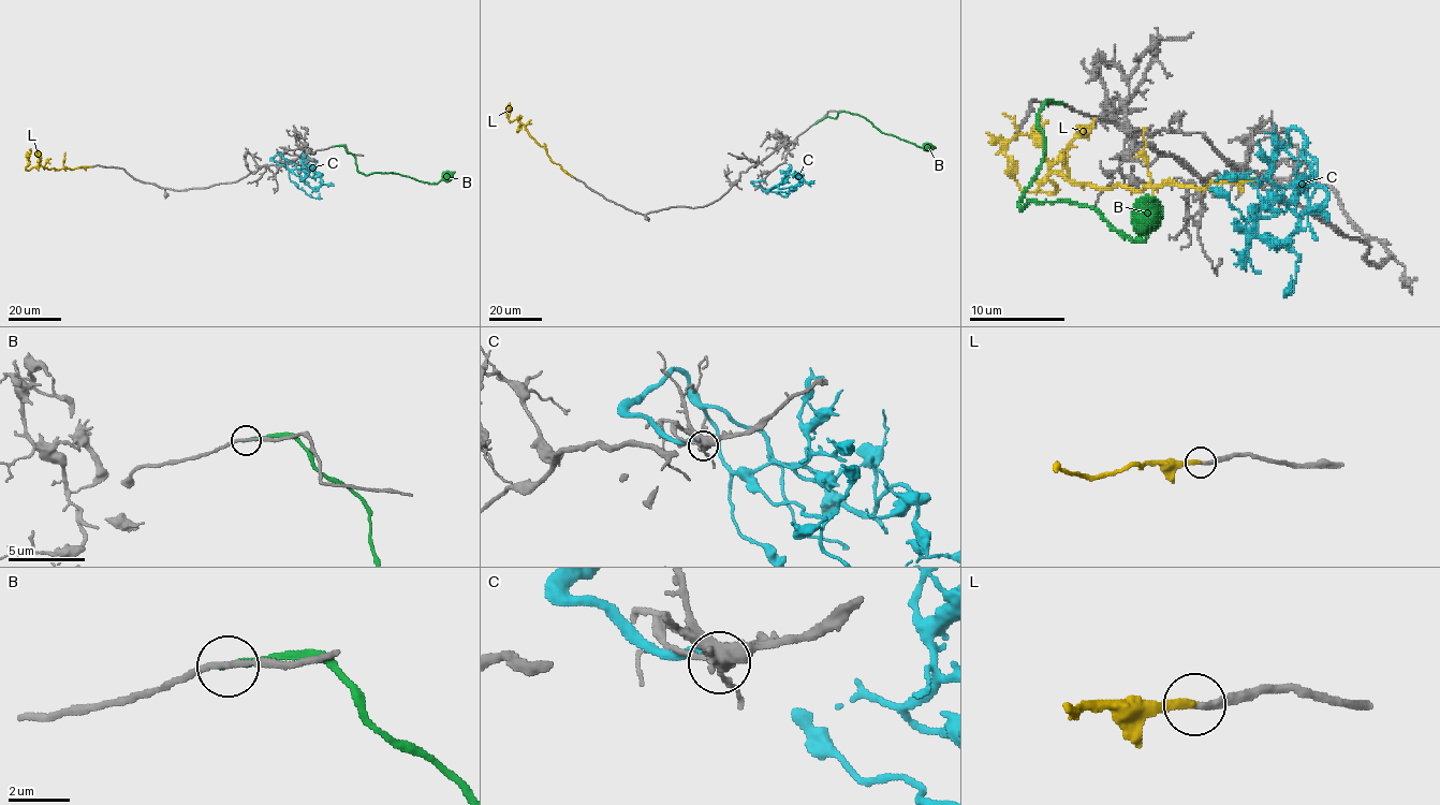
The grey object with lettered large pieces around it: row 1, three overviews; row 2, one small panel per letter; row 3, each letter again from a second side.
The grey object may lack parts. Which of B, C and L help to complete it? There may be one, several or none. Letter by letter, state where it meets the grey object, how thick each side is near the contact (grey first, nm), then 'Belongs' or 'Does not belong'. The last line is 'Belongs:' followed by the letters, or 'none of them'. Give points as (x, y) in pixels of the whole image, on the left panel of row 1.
B: Touches grey at (335, 146). Thickness 190 nm (grey) against 240 nm. Does not belong
C: Touches grey at (284, 165). Thickness 110 nm (grey) against 320 nm. Does not belong
L: Touches grey at (90, 166). Thickness 280 nm (grey) against 280 nm. Belongs
Belongs: L

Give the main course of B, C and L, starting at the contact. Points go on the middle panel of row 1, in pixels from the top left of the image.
B: (814, 123), (825, 117), (836, 118), (840, 112), (862, 115), (882, 132), (927, 149), (936, 148)
C: (764, 179), (752, 181), (763, 190), (784, 196), (799, 181), (801, 176), (807, 183), (814, 180)
L: (571, 176), (550, 160), (546, 149), (518, 120), (509, 120), (507, 112), (511, 107)

